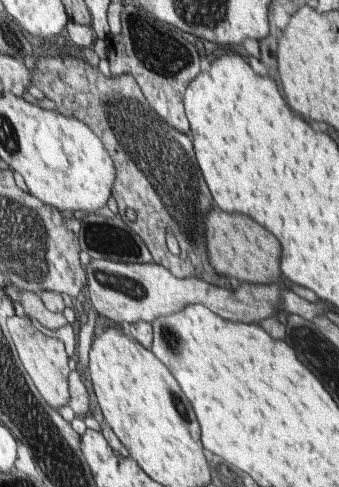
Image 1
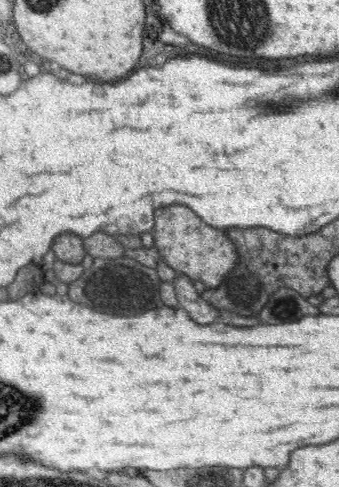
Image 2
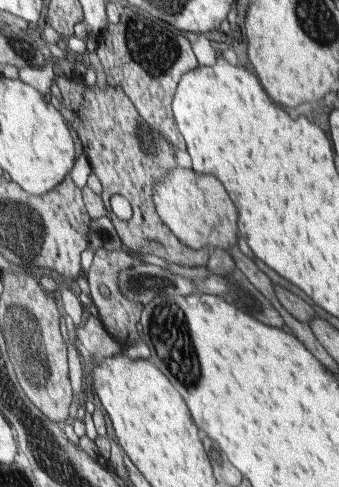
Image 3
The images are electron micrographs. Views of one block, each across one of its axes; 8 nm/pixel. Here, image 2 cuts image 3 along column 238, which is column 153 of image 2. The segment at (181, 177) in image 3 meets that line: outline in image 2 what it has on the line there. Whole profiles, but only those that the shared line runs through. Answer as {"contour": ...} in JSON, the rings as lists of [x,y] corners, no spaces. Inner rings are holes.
{"contour":[[[170,206],[156,210],[154,228],[152,228],[156,248],[164,262],[168,262],[178,274],[188,276],[190,280],[198,280],[210,288],[210,292],[218,292],[220,284],[228,280],[228,274],[238,262],[236,250],[226,234],[204,224],[192,210],[186,206]]]}

